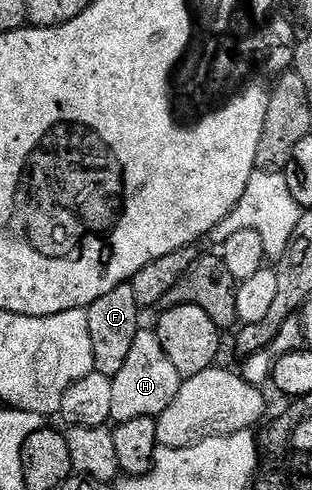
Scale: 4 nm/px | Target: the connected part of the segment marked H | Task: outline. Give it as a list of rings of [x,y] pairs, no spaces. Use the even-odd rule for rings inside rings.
[[[142,329],[134,337],[134,346],[126,356],[122,370],[111,380],[111,422],[118,424],[134,421],[134,417],[161,415],[166,409],[166,405],[170,405],[170,401],[174,401],[174,397],[178,397],[182,377],[178,373],[178,369],[174,369],[170,357],[166,357],[166,349],[162,349],[162,341],[158,341],[155,330]]]

